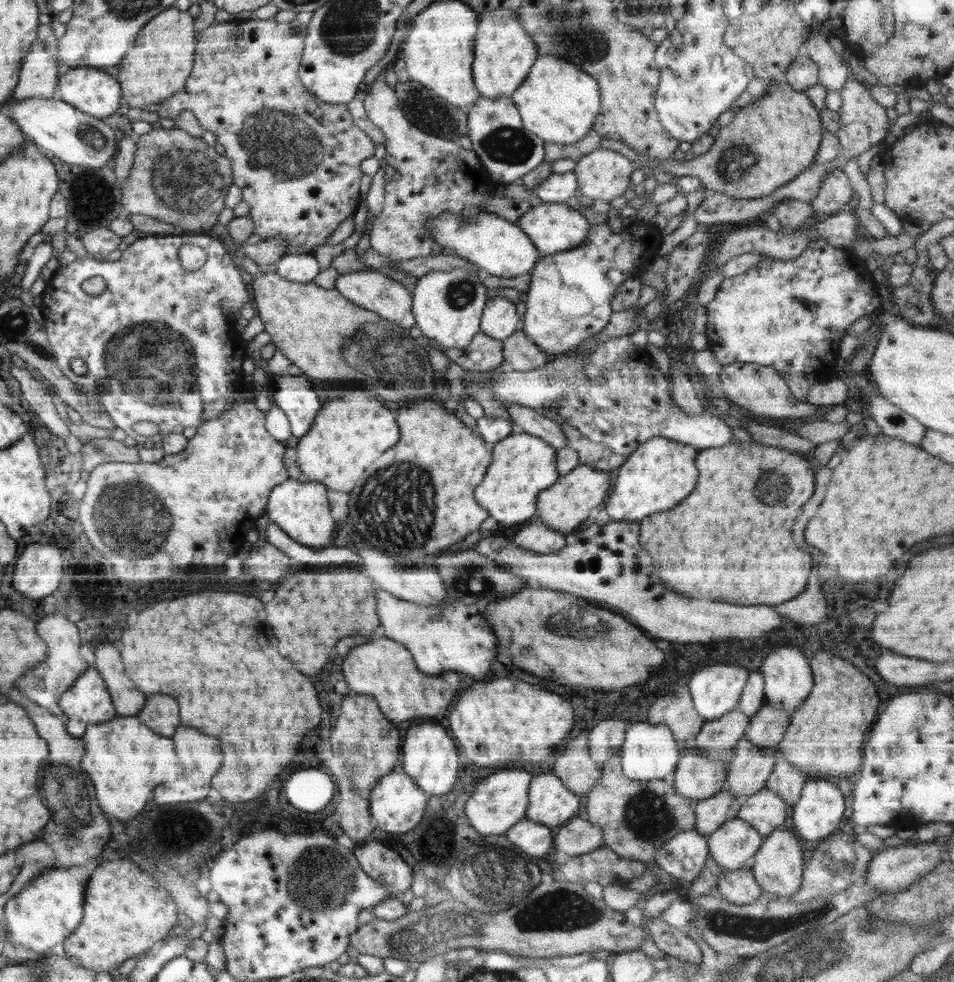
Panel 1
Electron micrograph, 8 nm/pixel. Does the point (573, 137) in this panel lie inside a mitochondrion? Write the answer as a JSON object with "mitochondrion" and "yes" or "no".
{"mitochondrion":"no"}

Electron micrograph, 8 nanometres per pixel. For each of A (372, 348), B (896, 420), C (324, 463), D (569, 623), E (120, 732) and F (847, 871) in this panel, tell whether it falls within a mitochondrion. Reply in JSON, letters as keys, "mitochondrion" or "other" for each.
{"A":"mitochondrion","B":"mitochondrion","C":"other","D":"mitochondrion","E":"other","F":"mitochondrion"}

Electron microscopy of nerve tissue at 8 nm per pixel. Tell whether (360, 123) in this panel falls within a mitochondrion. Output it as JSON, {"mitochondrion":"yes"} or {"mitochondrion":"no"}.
{"mitochondrion":"no"}

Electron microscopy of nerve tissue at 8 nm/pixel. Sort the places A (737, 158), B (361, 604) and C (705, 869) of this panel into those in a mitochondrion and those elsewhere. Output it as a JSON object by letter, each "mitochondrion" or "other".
{"A":"mitochondrion","B":"mitochondrion","C":"other"}

